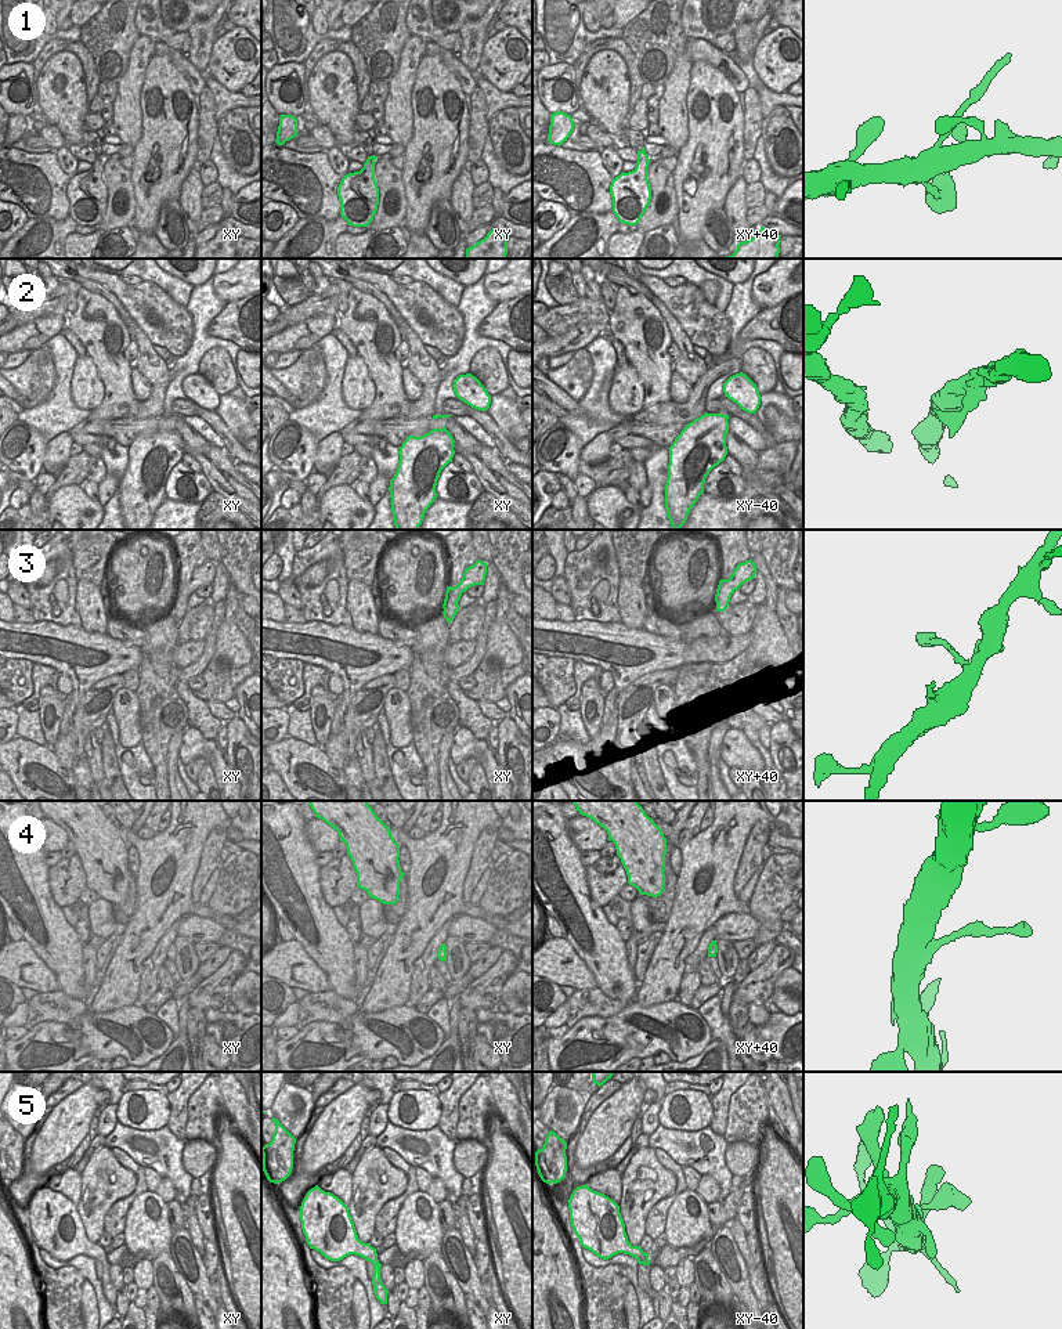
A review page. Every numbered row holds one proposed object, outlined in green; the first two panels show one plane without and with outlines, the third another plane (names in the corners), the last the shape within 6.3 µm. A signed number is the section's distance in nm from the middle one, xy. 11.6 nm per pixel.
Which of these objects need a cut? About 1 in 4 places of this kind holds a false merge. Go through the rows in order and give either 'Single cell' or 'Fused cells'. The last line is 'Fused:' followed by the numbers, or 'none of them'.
1: Fused cells
2: Single cell
3: Single cell
4: Single cell
5: Single cell
Fused: 1

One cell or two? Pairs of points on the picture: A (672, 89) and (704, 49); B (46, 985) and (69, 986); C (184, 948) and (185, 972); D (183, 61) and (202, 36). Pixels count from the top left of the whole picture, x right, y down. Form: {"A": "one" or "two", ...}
{"A": "two", "B": "two", "C": "one", "D": "two"}

